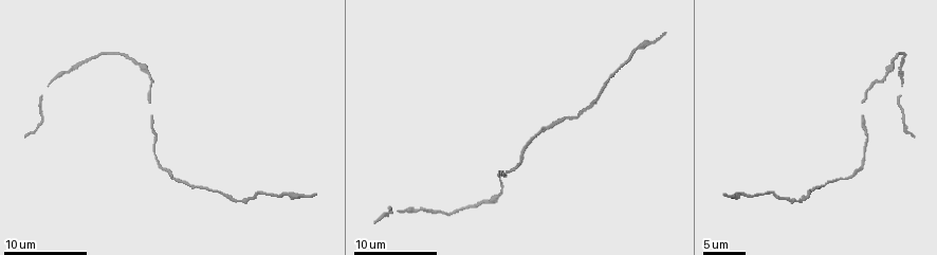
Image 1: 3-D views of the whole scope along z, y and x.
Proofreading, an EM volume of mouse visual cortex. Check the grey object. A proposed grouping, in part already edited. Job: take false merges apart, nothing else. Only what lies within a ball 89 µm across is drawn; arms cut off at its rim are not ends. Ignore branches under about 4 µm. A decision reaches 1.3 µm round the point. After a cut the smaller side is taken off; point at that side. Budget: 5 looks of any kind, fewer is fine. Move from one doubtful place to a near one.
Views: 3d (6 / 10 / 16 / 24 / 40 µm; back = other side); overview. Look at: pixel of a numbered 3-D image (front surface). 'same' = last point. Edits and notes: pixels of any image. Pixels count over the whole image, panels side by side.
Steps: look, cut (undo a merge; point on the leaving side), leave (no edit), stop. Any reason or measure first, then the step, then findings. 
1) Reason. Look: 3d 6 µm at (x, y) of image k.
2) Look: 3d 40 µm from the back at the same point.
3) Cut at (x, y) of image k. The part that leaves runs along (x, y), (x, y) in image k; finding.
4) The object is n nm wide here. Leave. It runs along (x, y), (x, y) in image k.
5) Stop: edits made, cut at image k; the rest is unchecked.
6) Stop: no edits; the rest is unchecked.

Thin neck. Look: 3d 16 µm at (785, 200) of image 1.

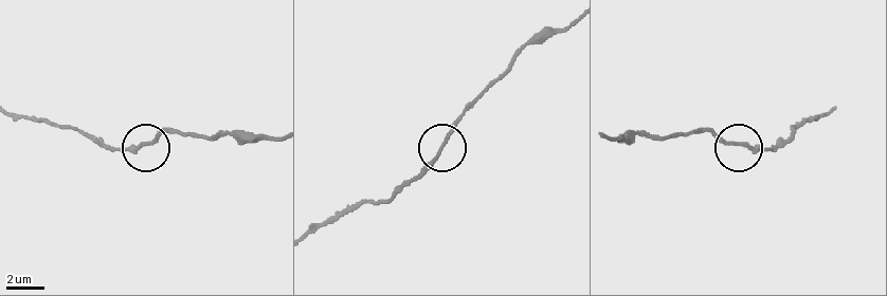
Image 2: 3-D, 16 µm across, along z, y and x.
Leave. It runs along (315, 229), (362, 205), (396, 193), (438, 151), (466, 110) in image 2; all the same cell.

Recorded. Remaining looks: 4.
Thick turns thin. Look: 3d 16 µm at (634, 53) of image 1.

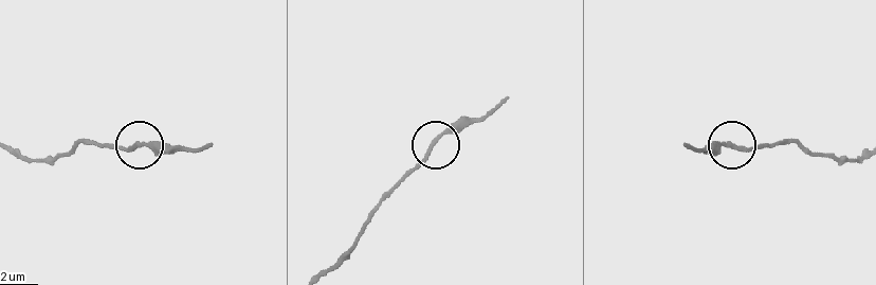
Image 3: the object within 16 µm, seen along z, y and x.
Leave. It runs along (322, 274), (350, 246), (373, 208), (440, 137), (468, 119) in image 3; one cell here.

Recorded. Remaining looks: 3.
Sudden change in width. Look: 3d 6 µm at (885, 75) of image 1.

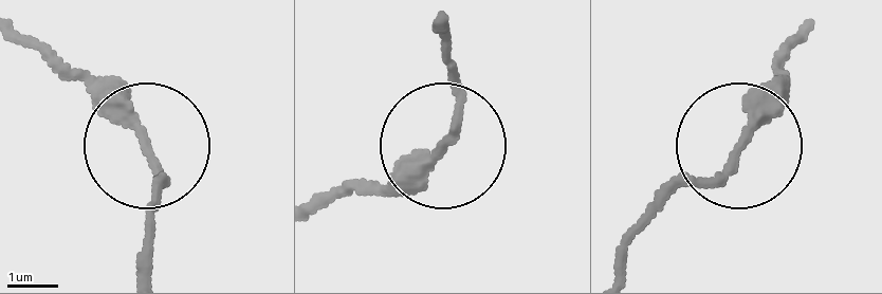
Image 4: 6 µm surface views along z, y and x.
Look: 3d 6 µm from the back at (146, 152) of image 4.

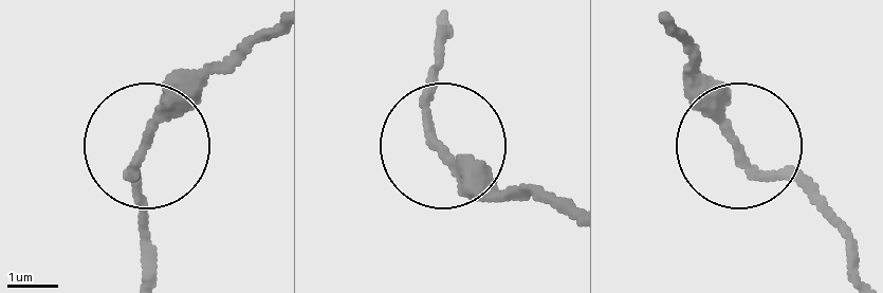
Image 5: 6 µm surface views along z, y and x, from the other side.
Leave. It runs along (857, 270), (840, 232), (738, 143), (680, 34) in image 5; one cell here.

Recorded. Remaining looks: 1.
Stop: no edits; the rest is unchecked.

